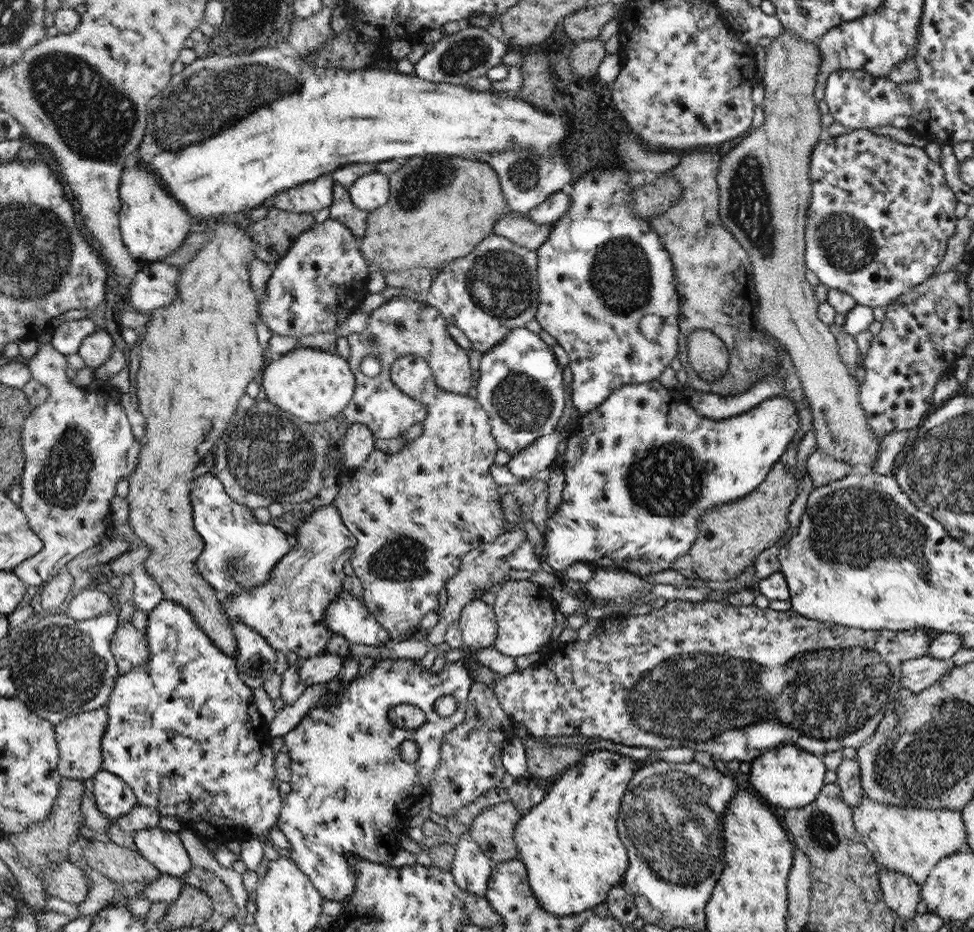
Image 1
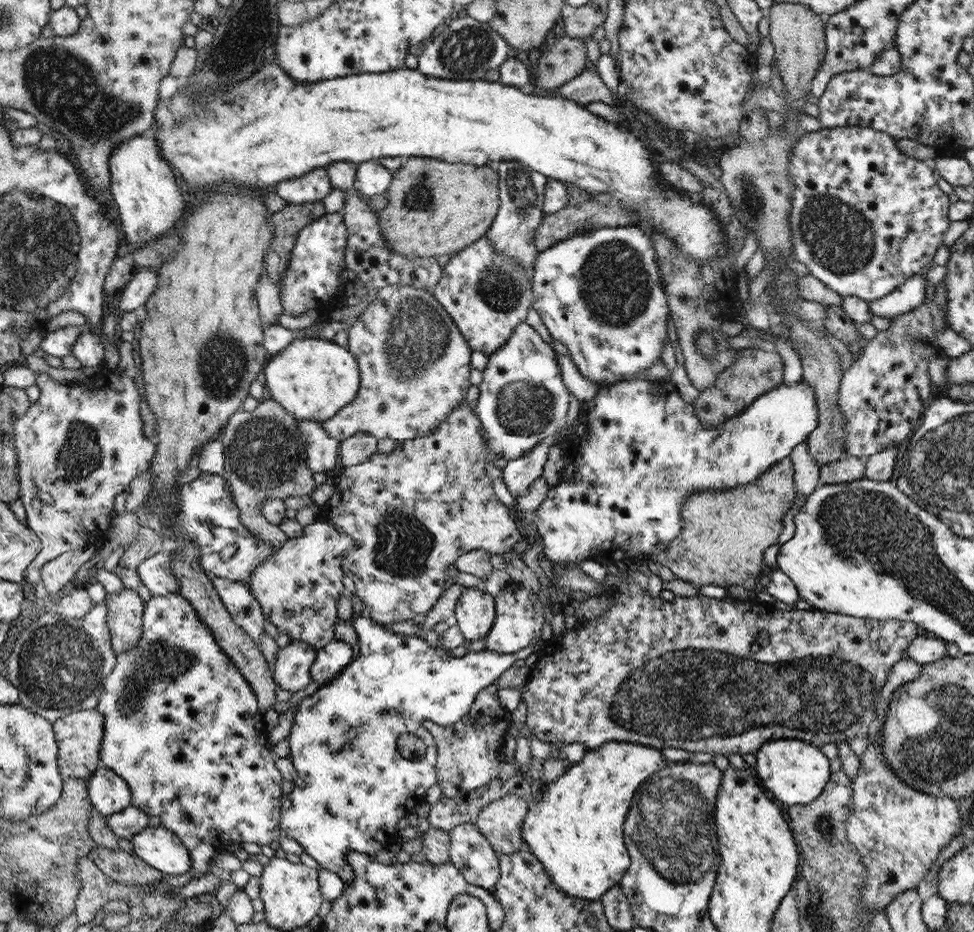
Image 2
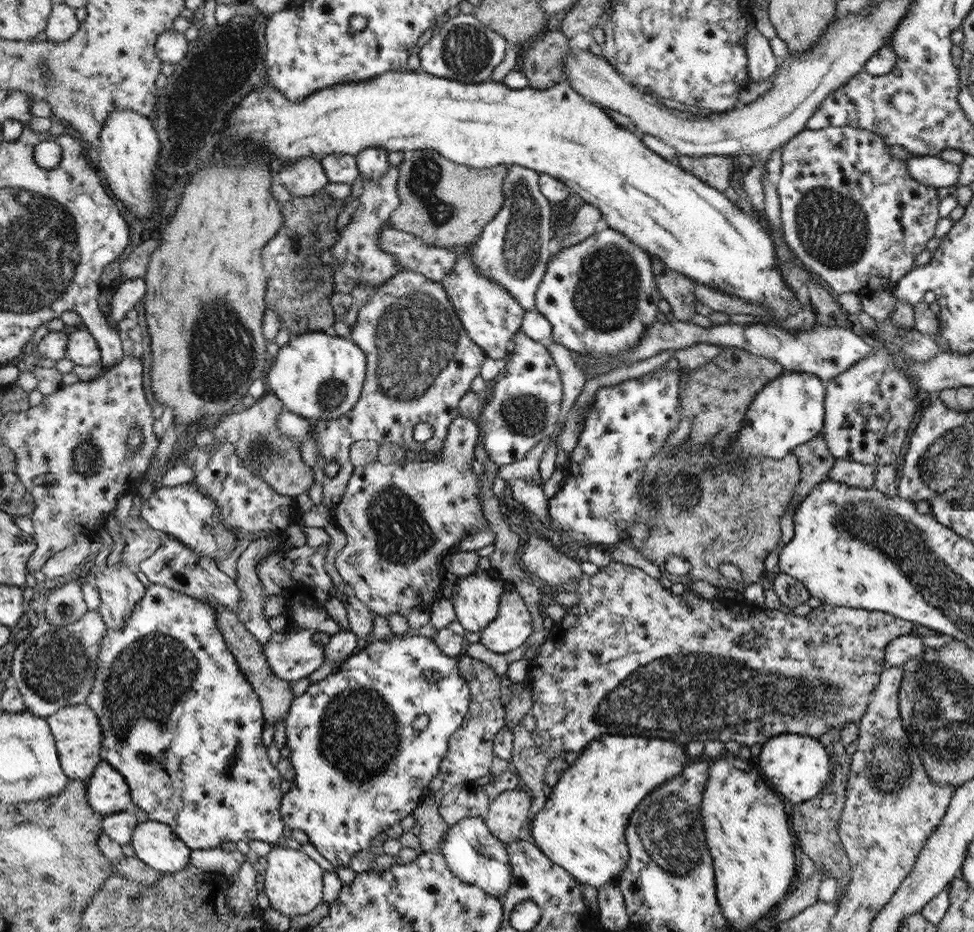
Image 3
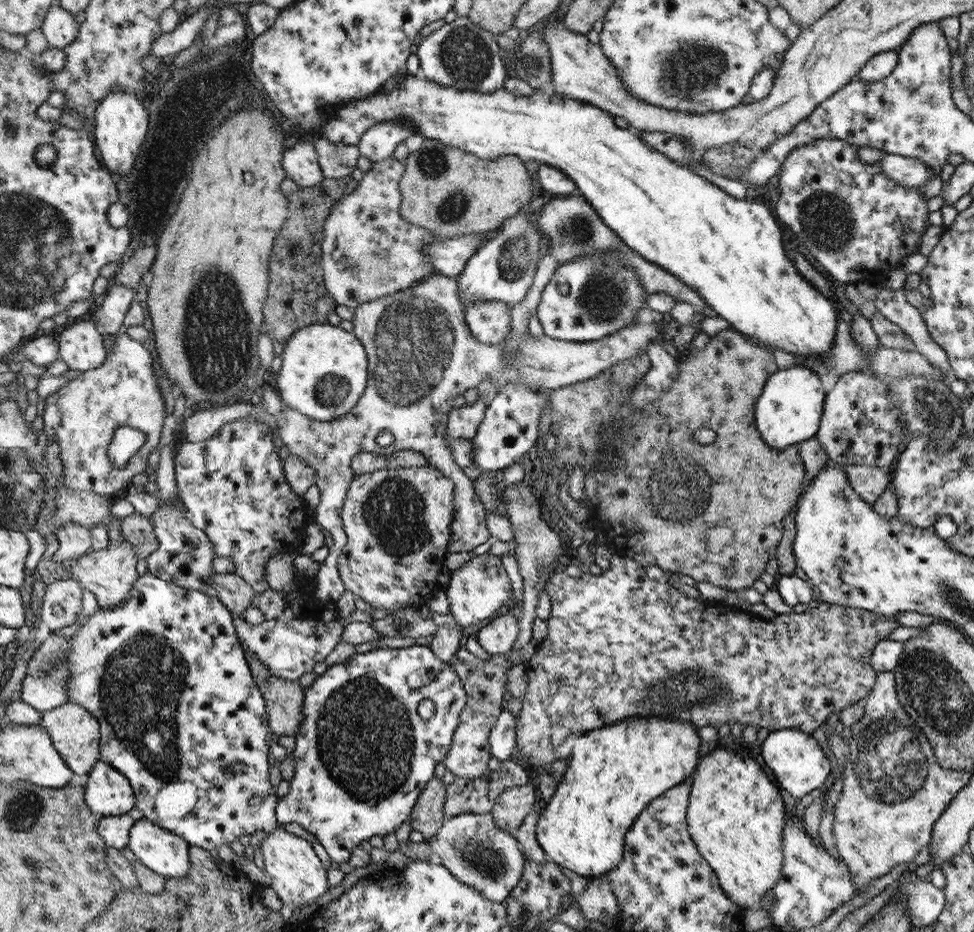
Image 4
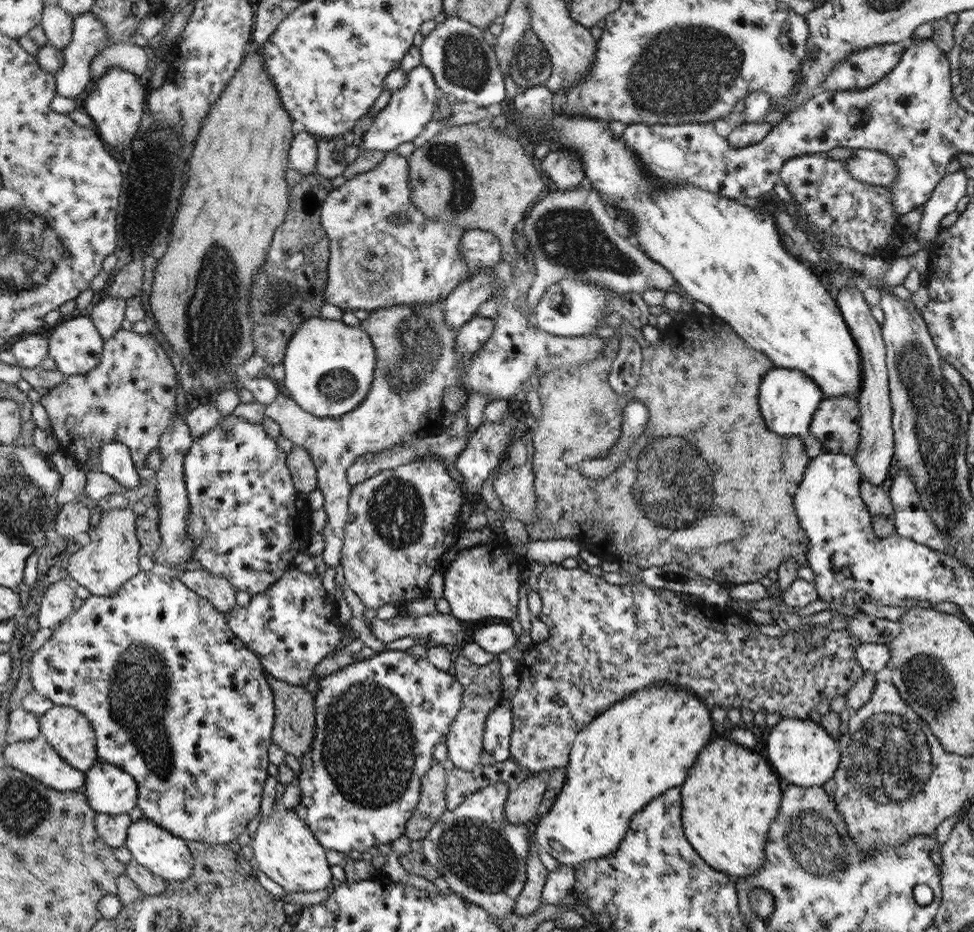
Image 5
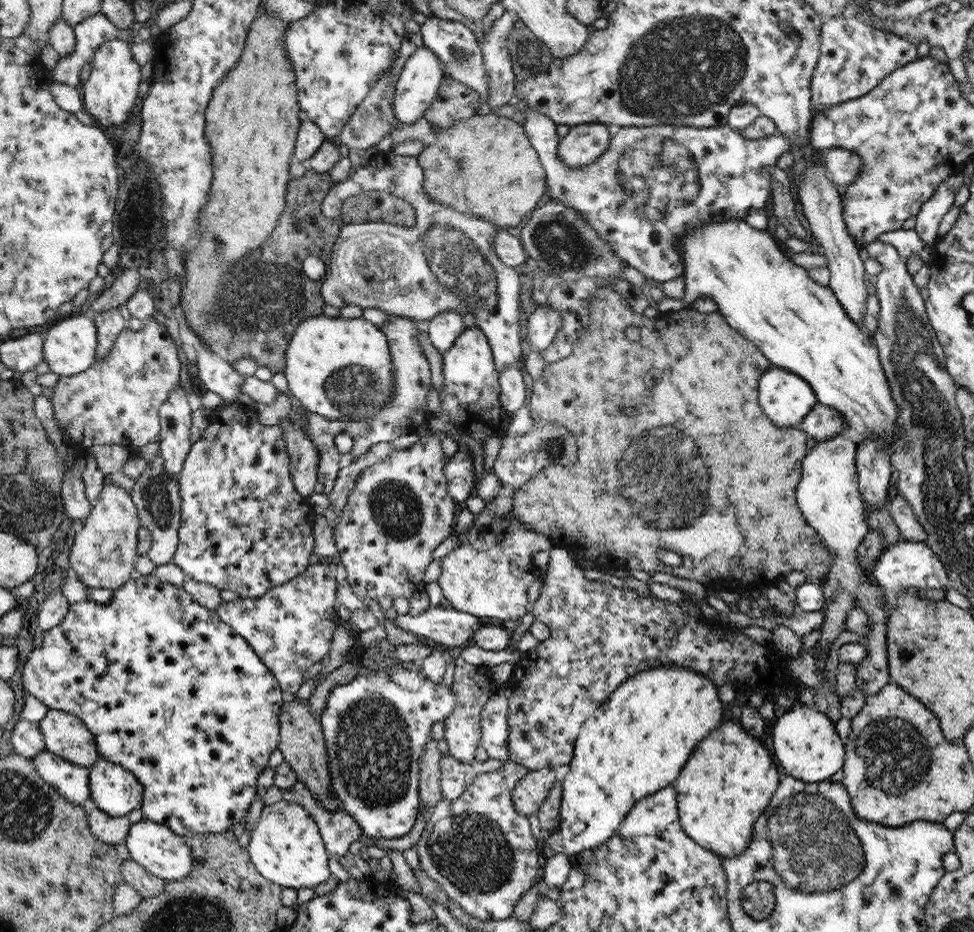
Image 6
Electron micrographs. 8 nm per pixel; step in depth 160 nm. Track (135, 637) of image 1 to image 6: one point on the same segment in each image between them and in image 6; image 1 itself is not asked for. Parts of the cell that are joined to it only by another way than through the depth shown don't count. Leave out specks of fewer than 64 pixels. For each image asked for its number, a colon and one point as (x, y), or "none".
2: (126, 608)
3: (121, 590)
4: (111, 572)
5: (111, 558)
6: (105, 553)

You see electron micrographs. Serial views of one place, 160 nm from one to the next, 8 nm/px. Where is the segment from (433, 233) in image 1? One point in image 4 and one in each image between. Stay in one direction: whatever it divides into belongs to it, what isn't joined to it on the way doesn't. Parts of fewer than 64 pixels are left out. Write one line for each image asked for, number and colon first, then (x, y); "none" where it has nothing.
2: (436, 208)
3: (446, 204)
4: (450, 193)

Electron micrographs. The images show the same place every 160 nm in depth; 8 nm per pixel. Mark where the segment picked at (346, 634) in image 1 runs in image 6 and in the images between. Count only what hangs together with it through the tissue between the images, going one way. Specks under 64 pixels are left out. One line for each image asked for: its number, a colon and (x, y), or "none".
2: (352, 786)
3: (360, 766)
4: (363, 756)
5: (359, 785)
6: (376, 725)

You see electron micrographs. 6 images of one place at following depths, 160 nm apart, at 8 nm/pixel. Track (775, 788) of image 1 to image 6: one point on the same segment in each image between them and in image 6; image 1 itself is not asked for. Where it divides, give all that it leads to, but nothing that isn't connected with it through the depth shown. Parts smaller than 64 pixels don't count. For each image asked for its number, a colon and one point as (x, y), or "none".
2: (796, 772)
3: (798, 766)
4: (795, 758)
5: (805, 755)
6: (804, 739)

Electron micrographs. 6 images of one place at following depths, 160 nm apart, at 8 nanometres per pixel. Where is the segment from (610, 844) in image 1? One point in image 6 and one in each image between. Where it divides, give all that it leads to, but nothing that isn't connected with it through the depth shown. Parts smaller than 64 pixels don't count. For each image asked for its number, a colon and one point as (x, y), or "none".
2: (575, 828)
3: (581, 827)
4: (613, 773)
5: (645, 745)
6: (638, 742)

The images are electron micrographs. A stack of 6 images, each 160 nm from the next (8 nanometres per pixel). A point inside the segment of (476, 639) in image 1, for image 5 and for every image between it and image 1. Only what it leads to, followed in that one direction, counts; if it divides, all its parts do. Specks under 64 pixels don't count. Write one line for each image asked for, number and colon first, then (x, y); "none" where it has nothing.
2: (475, 610)
3: (475, 597)
4: (477, 592)
5: (473, 594)

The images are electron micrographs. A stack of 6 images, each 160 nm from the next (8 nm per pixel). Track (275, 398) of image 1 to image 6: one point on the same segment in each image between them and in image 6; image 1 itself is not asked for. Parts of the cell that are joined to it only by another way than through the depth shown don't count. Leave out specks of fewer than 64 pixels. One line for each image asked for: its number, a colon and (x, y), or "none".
2: (313, 378)
3: (319, 377)
4: (324, 369)
5: (328, 366)
6: (339, 368)

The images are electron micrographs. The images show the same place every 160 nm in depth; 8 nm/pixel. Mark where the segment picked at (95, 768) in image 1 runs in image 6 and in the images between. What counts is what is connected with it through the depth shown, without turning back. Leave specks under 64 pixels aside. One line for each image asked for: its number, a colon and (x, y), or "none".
2: (81, 734)
3: (79, 732)
4: (78, 734)
5: (68, 729)
6: (67, 735)

